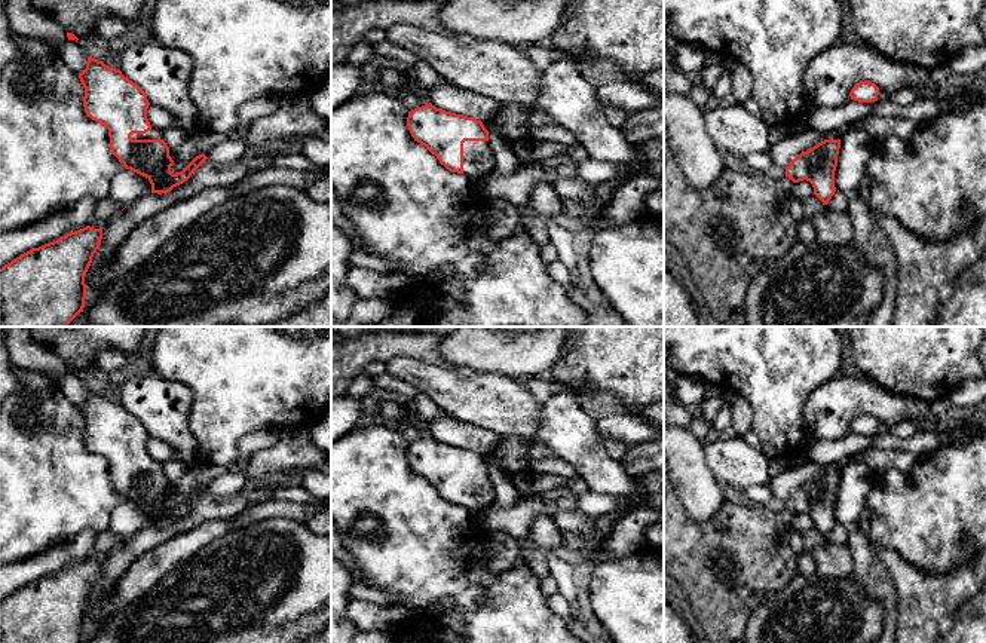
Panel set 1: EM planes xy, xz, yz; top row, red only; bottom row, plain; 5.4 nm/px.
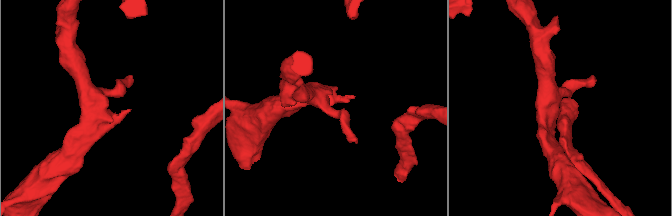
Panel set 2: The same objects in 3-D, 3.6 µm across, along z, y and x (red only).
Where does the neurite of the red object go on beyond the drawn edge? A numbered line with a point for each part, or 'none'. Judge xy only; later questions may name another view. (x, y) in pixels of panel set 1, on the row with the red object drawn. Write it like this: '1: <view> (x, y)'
1: xy (153, 134)

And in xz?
1: xz (478, 159)

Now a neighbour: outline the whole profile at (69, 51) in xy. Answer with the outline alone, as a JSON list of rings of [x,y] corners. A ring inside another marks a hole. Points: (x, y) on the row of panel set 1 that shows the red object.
[[[67,40],[56,46],[55,52],[79,74],[86,68],[88,55],[76,40]]]

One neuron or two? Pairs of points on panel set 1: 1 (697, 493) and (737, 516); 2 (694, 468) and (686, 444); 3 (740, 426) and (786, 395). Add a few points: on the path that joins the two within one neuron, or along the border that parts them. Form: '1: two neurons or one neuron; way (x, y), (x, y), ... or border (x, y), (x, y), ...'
1: two neurons; border (726, 501), (704, 523), (686, 514)
2: one neuron; way (688, 462), (686, 450)
3: two neurons; border (732, 389), (746, 398), (752, 410), (752, 428)

